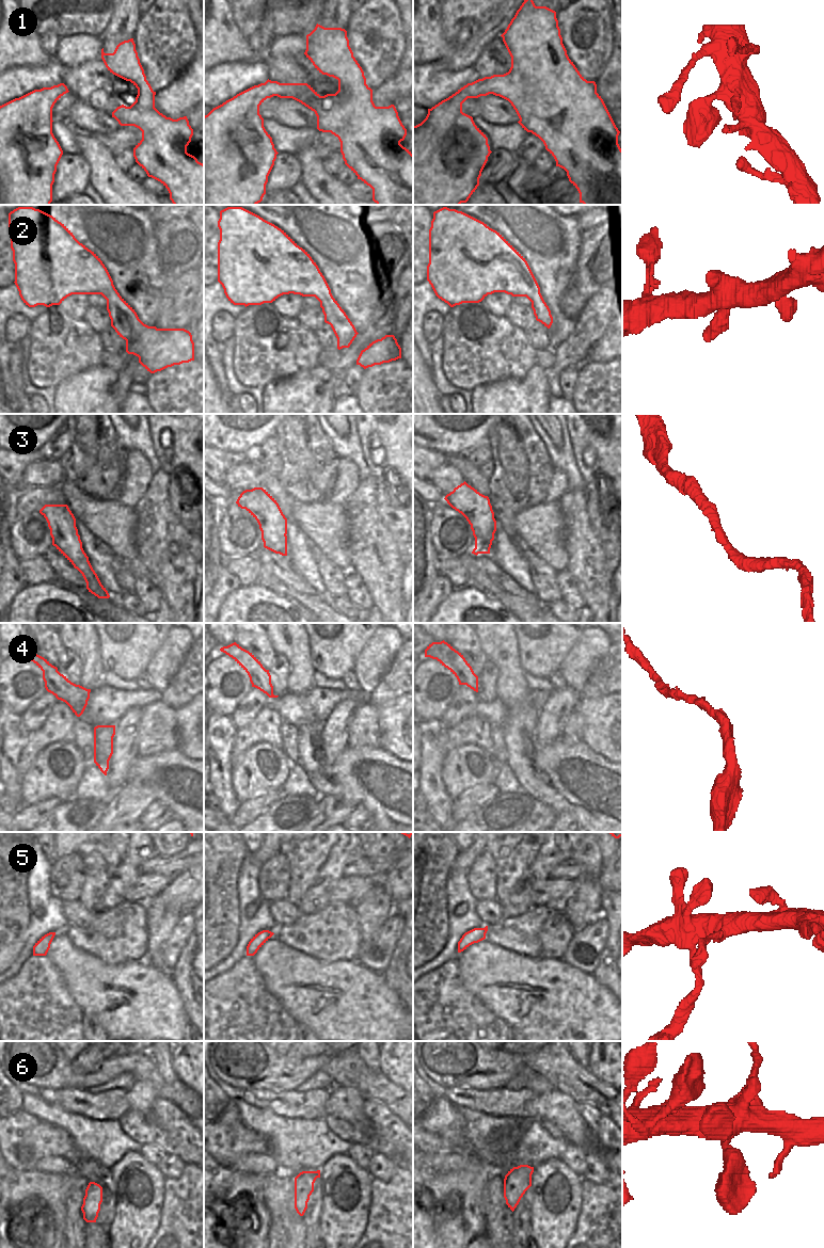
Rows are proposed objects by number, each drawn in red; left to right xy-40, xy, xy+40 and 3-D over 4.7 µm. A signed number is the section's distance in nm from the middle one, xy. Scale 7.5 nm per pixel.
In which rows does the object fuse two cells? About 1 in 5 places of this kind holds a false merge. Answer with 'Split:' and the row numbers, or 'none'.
Split: none

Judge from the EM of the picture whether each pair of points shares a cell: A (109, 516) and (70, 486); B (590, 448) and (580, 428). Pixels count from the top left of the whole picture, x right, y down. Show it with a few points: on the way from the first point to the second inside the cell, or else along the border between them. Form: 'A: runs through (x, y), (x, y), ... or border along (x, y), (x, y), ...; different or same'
A: runs through (98, 515), (78, 497); same
B: runs through (590, 443), (590, 438), (585, 433); same

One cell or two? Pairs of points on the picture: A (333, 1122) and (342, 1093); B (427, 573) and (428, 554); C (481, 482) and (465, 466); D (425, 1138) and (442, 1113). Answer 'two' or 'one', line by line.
A: two
B: one
C: one
D: two

